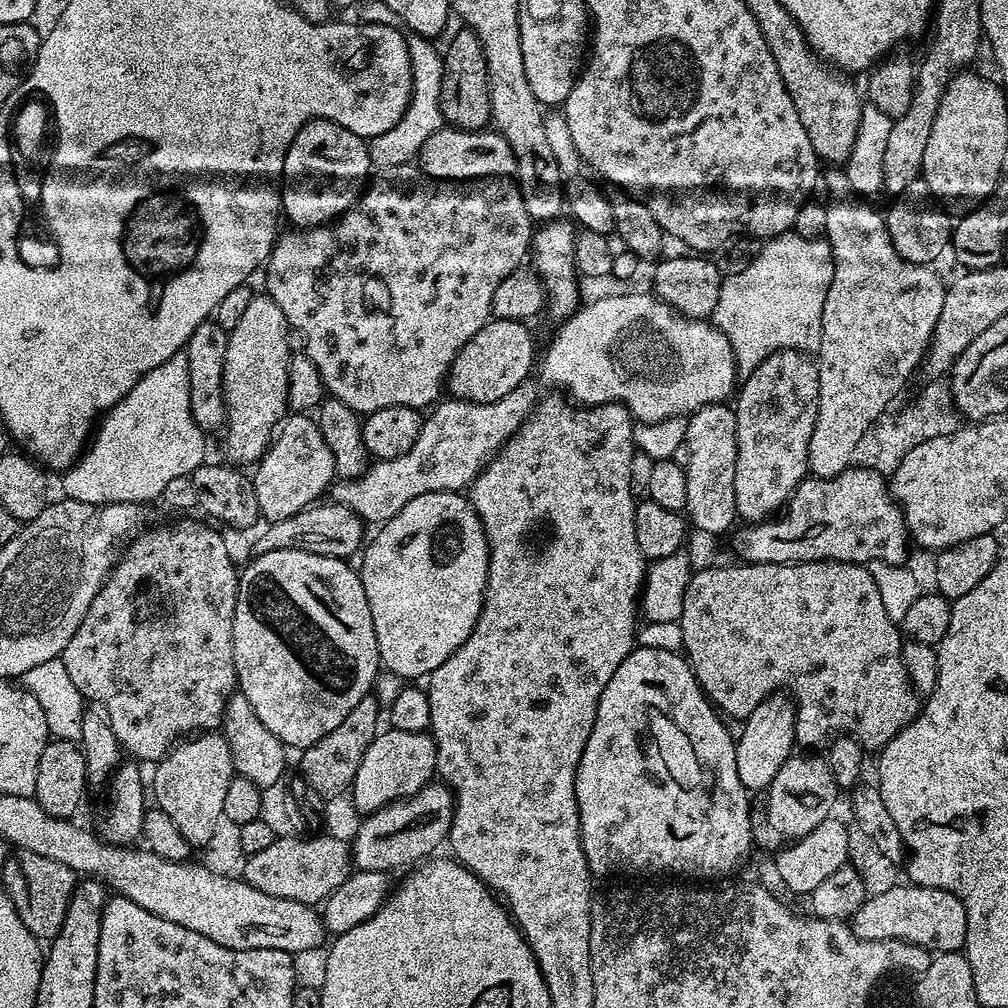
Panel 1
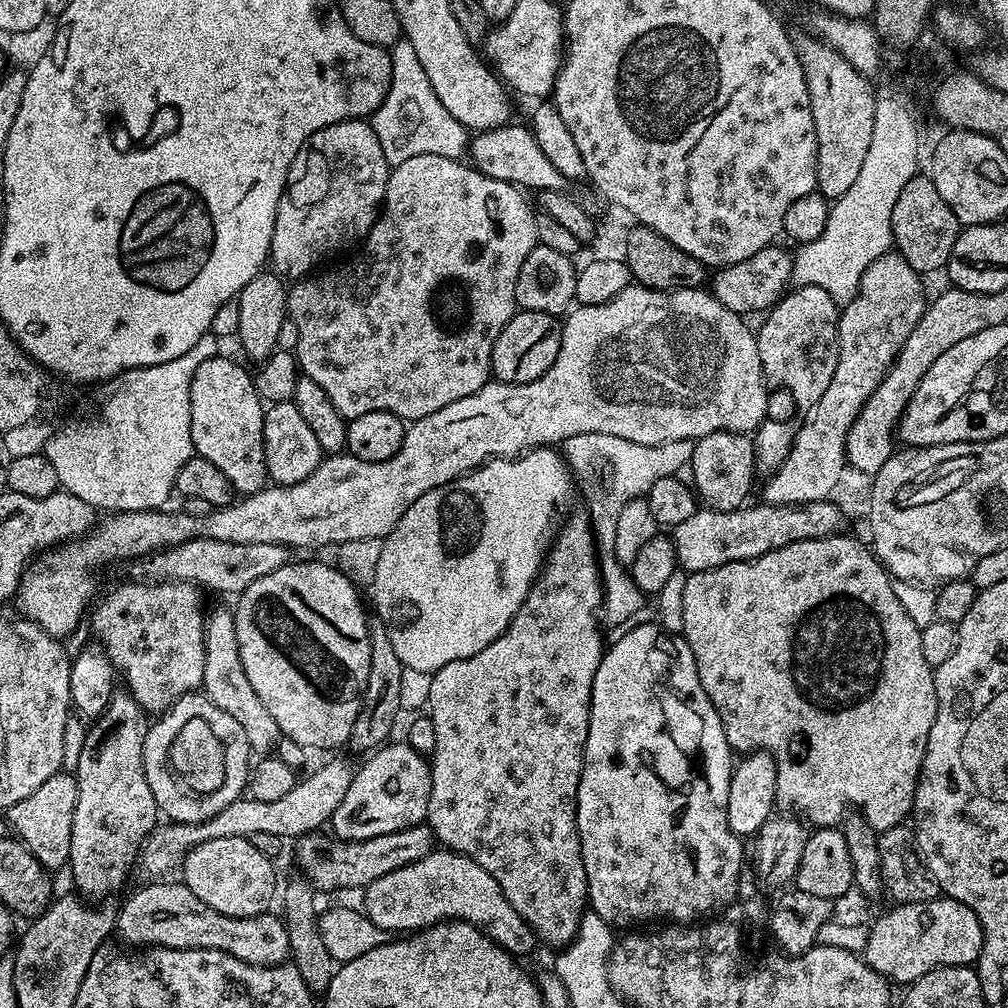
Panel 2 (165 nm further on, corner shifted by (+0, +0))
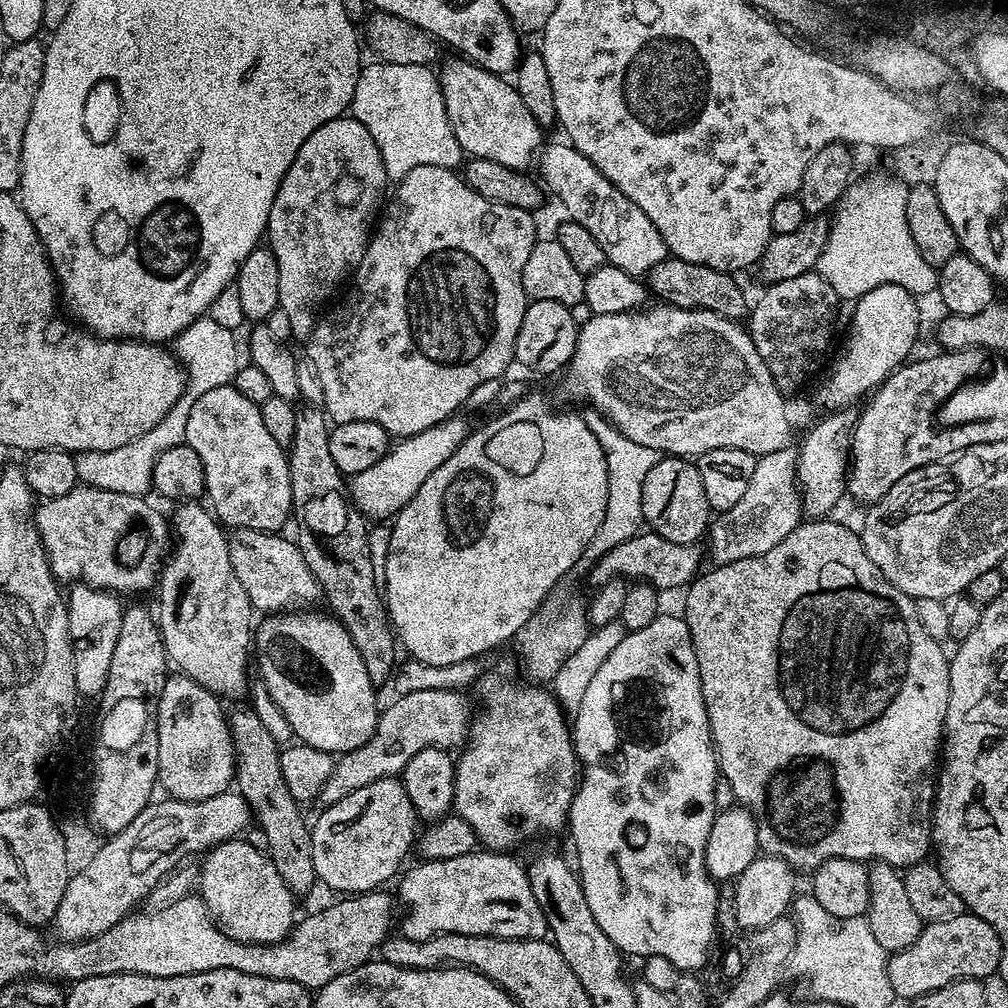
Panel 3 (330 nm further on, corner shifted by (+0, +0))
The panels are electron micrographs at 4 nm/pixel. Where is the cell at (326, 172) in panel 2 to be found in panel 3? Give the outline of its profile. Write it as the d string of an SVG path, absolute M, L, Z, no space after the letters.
M350 114L318 126L302 142L302 150L278 186L266 229L267 247L278 262L279 308L290 317L293 341L307 341L323 304L362 262L388 187L386 166L382 166L382 154L378 154L370 130Z

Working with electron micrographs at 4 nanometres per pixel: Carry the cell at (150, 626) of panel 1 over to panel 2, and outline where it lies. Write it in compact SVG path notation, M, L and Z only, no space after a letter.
M180 580L140 582L144 584L124 584L116 588L100 605L95 605L92 616L92 632L104 649L113 669L124 679L123 687L139 702L145 712L159 714L165 712L178 698L193 695L203 685L206 670L206 607L201 589L194 584L184 584Z

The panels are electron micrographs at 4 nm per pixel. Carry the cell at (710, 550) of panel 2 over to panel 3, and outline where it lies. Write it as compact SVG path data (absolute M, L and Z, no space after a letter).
M641 530L637 536L622 542L622 546L614 546L614 550L610 550L591 565L592 580L594 585L601 586L616 577L623 577L628 582L651 584L657 590L665 590L664 588L684 590L701 571L698 549L696 544L670 542L670 538L662 538L657 532Z

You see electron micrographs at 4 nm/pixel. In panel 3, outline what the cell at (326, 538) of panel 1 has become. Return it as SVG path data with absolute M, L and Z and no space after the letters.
M78 486L62 498L43 501L35 509L34 519L57 581L89 584L113 594L155 589L170 551L170 524L146 501L144 496L87 486Z

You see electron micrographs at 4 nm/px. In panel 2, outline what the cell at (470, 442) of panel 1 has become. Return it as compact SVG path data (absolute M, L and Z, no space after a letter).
M632 282L609 301L601 305L581 304L563 317L558 358L554 358L554 366L550 366L542 378L525 384L489 382L474 394L466 394L466 398L458 398L458 402L450 402L450 406L442 406L442 410L434 410L434 414L426 414L426 418L411 421L404 429L404 441L394 458L386 462L362 462L347 454L328 454L310 478L297 484L266 486L261 492L245 495L206 517L191 517L183 510L105 515L88 535L57 544L29 563L16 588L15 611L42 626L50 635L65 638L79 626L84 611L85 616L89 611L100 568L119 560L147 558L154 552L200 536L220 542L286 544L292 550L316 550L327 543L383 538L392 533L402 514L406 514L422 494L473 472L489 460L511 458L541 446L560 446L566 438L574 438L574 434L613 436L642 446L658 446L679 440L695 442L715 432L755 433L769 415L770 388L758 358L756 332L748 329L744 320L741 313L726 310L726 306L703 287L659 292Z

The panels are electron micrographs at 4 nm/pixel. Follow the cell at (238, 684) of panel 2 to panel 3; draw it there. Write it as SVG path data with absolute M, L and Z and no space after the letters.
M184 502L177 508L180 509L170 516L175 544L165 559L158 581L158 623L164 652L168 655L171 667L179 675L198 682L198 686L210 690L217 698L236 700L250 688L248 660L250 664L250 653L254 648L254 609L246 591L235 577L230 562L228 537L220 521L200 502Z

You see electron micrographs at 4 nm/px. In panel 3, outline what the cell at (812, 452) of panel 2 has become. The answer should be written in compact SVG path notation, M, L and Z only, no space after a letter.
M789 446L757 459L754 478L750 478L746 494L742 494L733 508L719 513L711 521L706 541L716 564L742 562L742 558L766 554L766 550L774 550L774 546L778 546L786 534L802 523L800 485L796 483L797 457L797 449Z

